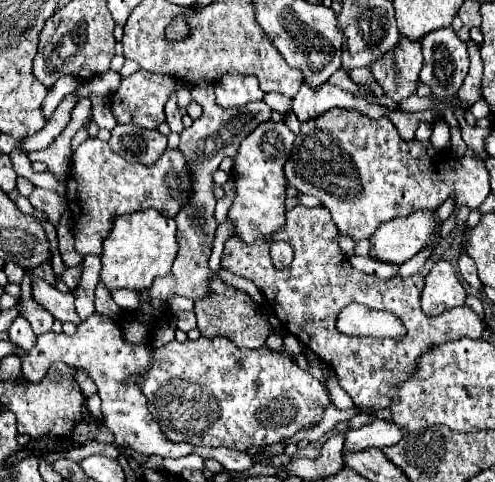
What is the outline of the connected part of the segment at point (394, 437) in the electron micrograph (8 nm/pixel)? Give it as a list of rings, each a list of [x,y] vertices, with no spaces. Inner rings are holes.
[[[375,418],[371,424],[365,424],[357,430],[349,430],[345,448],[353,448],[353,450],[385,448],[385,446],[397,444],[403,438],[403,434],[405,434],[405,430],[399,428],[397,424]]]

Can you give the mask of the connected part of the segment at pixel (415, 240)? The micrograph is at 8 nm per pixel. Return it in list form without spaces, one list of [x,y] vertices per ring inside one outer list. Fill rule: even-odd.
[[[413,212],[413,216],[381,224],[369,238],[369,256],[379,262],[403,264],[423,248],[433,230],[435,212],[433,216],[429,216],[429,212]]]

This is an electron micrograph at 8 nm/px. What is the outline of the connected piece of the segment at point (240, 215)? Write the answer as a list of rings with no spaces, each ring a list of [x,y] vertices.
[[[259,124],[239,146],[233,156],[233,182],[235,198],[227,212],[227,220],[233,224],[233,236],[239,236],[245,244],[269,240],[279,228],[285,226],[285,200],[287,178],[283,172],[285,162],[291,156],[295,134],[287,124]]]

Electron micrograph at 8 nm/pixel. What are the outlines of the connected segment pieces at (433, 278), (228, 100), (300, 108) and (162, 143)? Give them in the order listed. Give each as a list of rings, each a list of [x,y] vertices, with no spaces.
[[[439,260],[425,278],[421,310],[425,316],[435,316],[435,306],[461,306],[465,304],[465,296],[465,288],[457,280],[453,266],[447,260]]]
[[[223,74],[215,84],[215,102],[223,108],[245,106],[247,102],[263,100],[265,92],[259,88],[255,76],[245,74]]]
[[[303,84],[299,94],[293,98],[293,114],[299,118],[299,122],[309,122],[319,118],[321,114],[325,114],[329,108],[355,108],[363,114],[367,114],[369,102],[355,98],[353,94],[331,86],[331,84],[323,84],[317,92],[313,92],[313,88],[309,88],[309,84]]]
[[[117,124],[111,132],[109,146],[115,154],[131,164],[139,162],[151,166],[167,148],[167,136],[159,134],[157,130],[139,128],[135,124]]]

